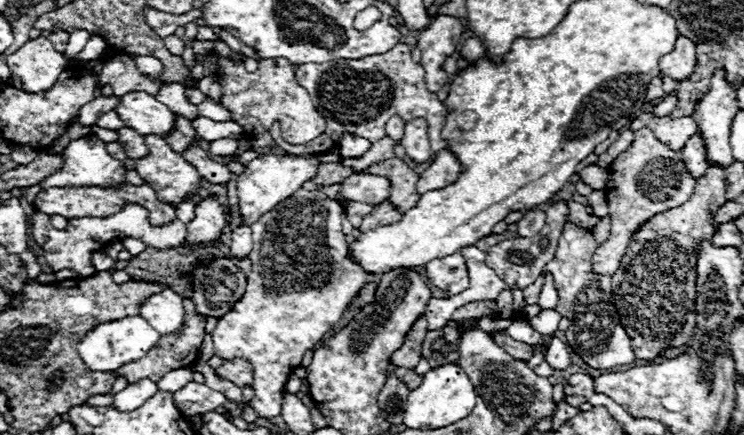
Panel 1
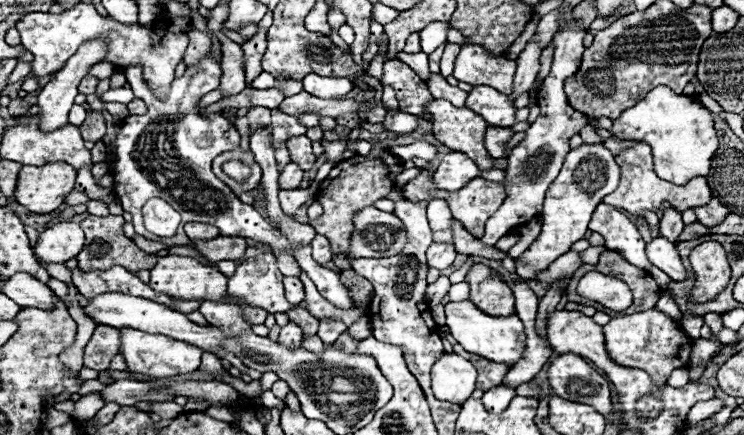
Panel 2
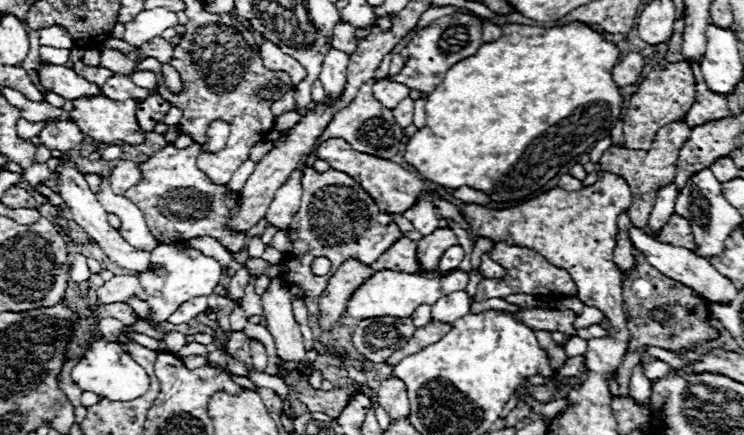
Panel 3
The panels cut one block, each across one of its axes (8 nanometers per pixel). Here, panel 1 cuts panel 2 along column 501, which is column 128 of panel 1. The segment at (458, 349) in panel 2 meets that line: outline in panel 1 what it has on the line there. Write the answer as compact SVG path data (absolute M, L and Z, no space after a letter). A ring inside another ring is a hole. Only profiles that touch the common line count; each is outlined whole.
M190 298L184 300L184 308L186 308L186 318L184 318L184 324L182 324L182 328L178 332L162 336L158 348L152 348L142 360L134 360L134 362L118 368L116 374L126 378L128 384L136 384L142 378L158 382L166 372L170 372L174 368L190 366L198 358L198 350L200 350L200 344L202 344L202 338L204 338L204 322L206 322L206 318L194 312L194 302Z

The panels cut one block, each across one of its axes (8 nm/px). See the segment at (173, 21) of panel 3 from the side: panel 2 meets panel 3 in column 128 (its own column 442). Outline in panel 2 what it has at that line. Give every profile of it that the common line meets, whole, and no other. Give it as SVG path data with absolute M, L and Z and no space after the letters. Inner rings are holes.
M430 22L420 30L420 40L422 40L422 52L430 54L438 46L448 42L448 22Z

